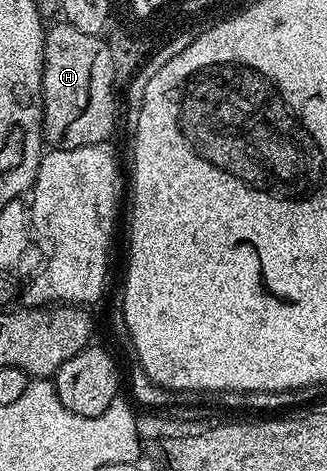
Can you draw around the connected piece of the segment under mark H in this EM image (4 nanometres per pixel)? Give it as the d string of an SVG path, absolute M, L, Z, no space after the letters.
M64 22L50 23L45 34L45 57L43 58L43 82L41 101L43 102L43 121L47 112L85 112L91 102L91 78L95 64L99 66L99 56L107 50L101 36L83 34L75 26Z

